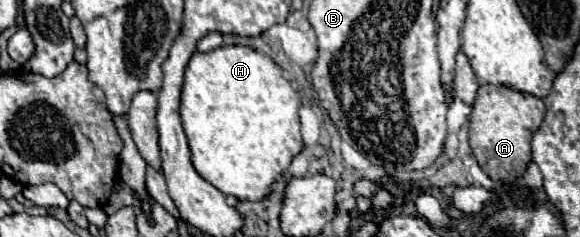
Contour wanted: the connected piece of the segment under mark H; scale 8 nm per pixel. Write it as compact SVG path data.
M228 45L210 53L194 53L182 86L182 125L192 151L192 165L196 171L220 189L224 195L234 195L240 201L262 201L272 193L276 177L288 169L292 157L304 147L300 133L300 109L302 101L290 81L284 79L282 69L266 55L252 47Z

